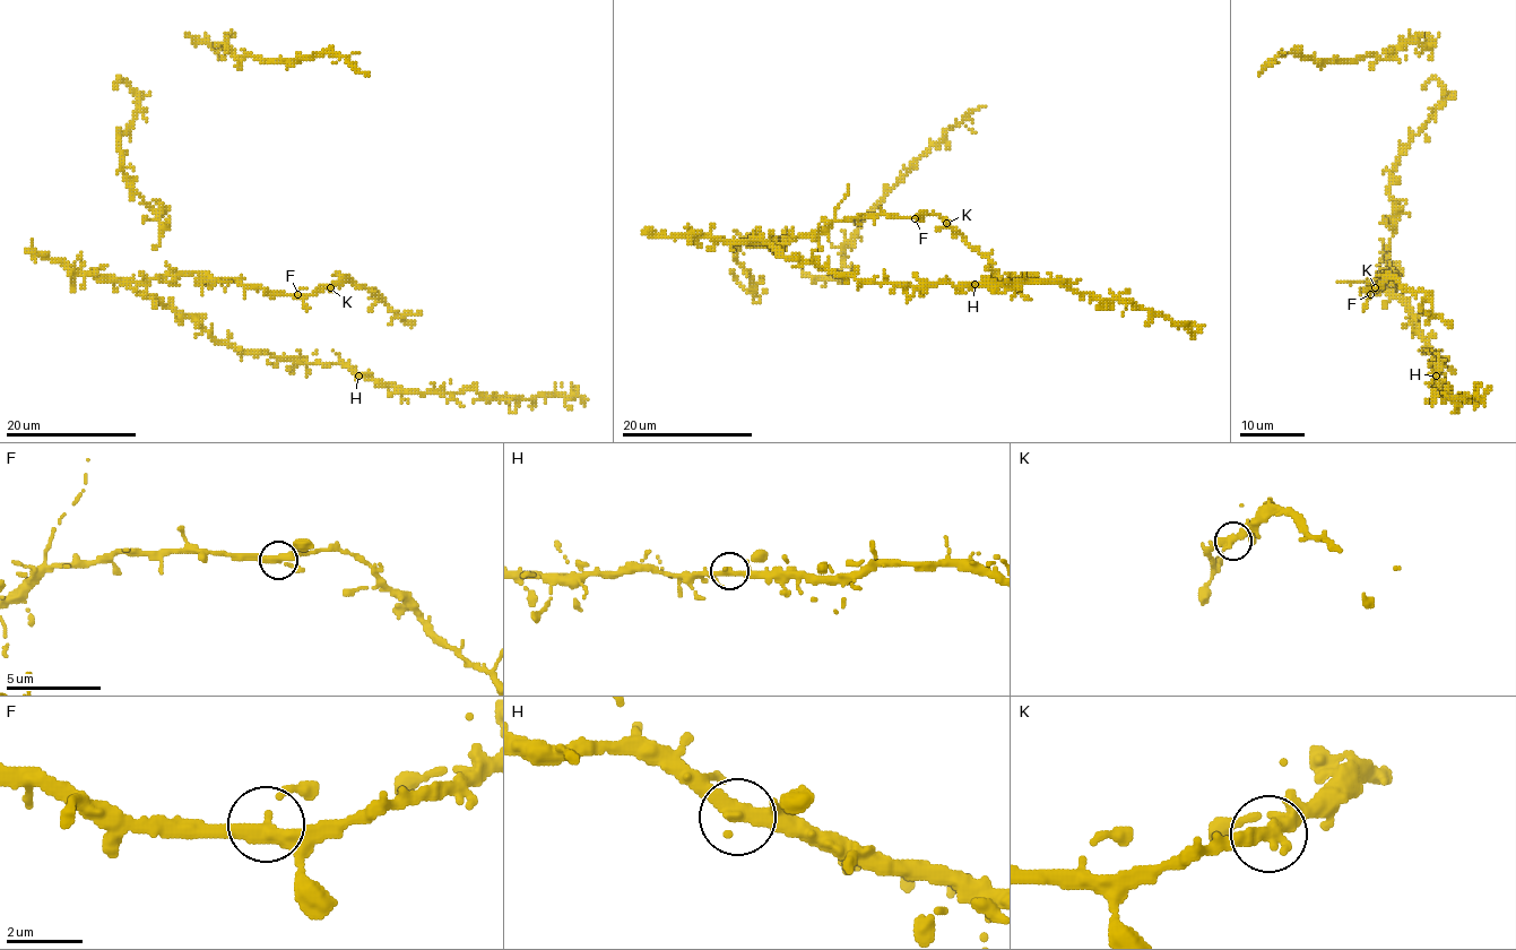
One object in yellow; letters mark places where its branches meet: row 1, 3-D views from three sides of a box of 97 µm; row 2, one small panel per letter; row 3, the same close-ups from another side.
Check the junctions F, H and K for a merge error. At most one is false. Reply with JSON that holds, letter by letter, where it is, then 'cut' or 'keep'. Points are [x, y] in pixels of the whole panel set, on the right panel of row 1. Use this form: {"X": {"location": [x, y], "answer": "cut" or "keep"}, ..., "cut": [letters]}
{"F": {"location": [1370, 294], "answer": "keep"}, "H": {"location": [1436, 376], "answer": "keep"}, "K": {"location": [1375, 287], "answer": "keep"}, "cut": []}

